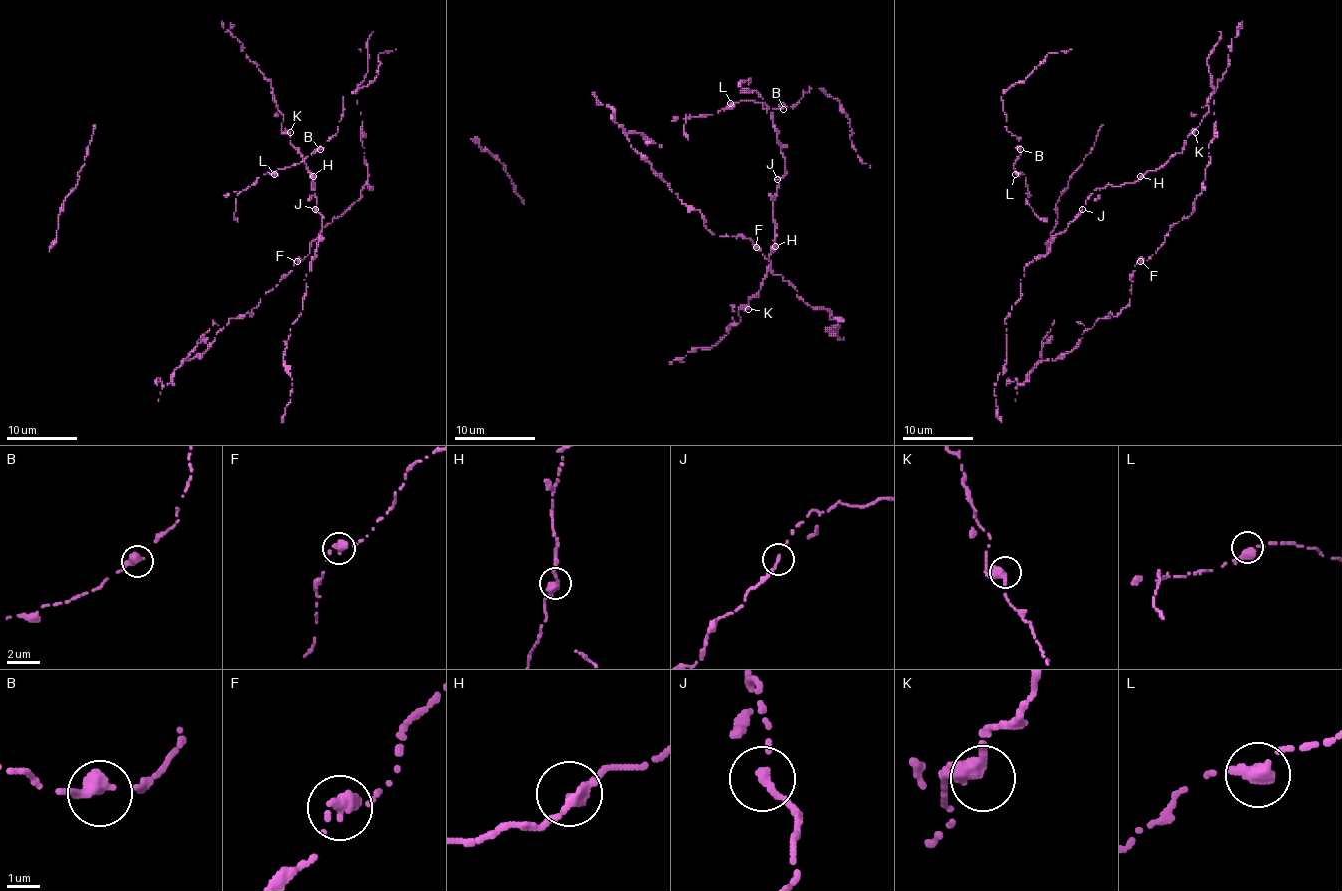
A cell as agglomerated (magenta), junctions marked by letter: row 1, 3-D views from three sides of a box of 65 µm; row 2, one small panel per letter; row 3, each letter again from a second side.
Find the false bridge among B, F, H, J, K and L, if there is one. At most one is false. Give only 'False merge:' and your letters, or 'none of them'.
False merge: none of them

